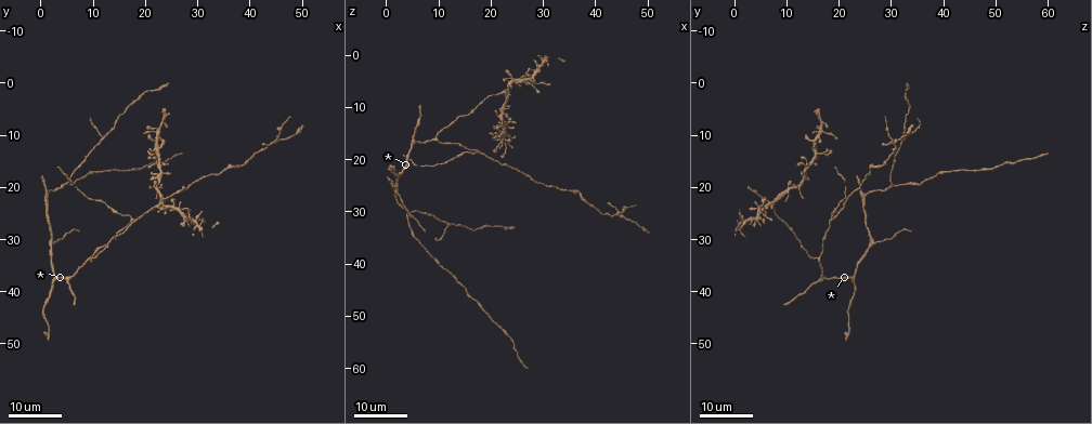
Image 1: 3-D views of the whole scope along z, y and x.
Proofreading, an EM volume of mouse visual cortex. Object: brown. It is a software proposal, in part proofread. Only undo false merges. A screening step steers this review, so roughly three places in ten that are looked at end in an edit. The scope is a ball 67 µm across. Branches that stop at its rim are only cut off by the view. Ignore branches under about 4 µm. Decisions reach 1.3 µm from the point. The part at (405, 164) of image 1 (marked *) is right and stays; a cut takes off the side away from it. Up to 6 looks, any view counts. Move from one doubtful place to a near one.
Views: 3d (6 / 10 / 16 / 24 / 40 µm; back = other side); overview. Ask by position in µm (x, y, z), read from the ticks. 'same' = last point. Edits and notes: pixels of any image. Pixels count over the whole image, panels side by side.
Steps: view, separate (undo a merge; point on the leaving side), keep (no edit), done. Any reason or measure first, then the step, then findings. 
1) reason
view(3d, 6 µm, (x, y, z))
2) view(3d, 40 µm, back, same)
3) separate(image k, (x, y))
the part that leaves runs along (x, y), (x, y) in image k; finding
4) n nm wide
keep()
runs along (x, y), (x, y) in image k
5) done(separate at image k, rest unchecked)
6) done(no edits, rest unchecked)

a fork
view(3d, 16 µm, (10.0, 34.0, 16.0))

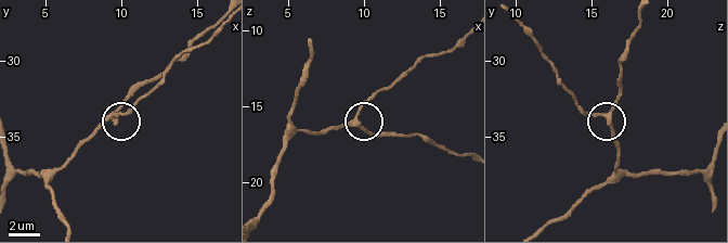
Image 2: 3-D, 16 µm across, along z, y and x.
view(3d, 6 µm, (9.4, 33.4, 16.2))

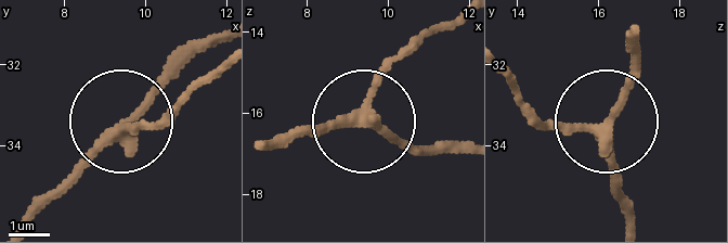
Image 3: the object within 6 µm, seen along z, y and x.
side arm 45 µm
keep()
runs along (18, 225), (115, 125), (178, 114) in image 3; one neuron here

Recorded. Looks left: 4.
view(3d, 24 µm, (3.0, 37.0, 22.5))

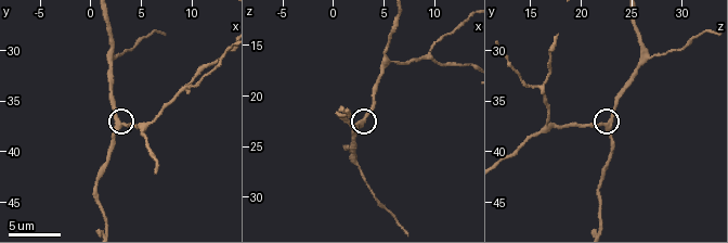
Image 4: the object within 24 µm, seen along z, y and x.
view(3d, 6 µm, (2.6, 37.2, 22.8))

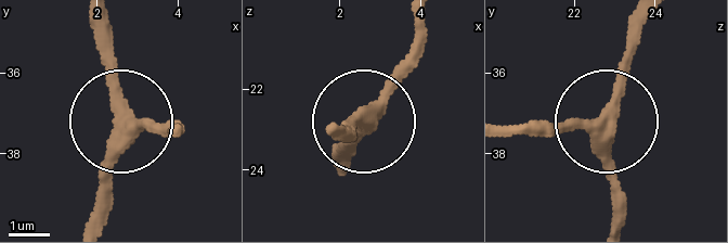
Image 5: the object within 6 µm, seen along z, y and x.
3 arms
keep()
runs along (166, 123), (128, 126), (107, 216) in image 5; all the same neuron

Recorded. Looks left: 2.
view(3d, 16 µm, (4.5, 19.5, 30.0))

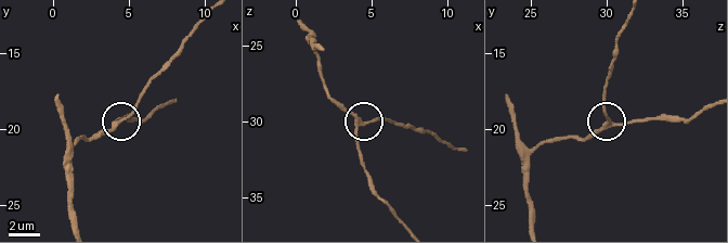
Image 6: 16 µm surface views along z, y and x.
view(3d, 10 µm, (4.2, 19.6, 30.2))

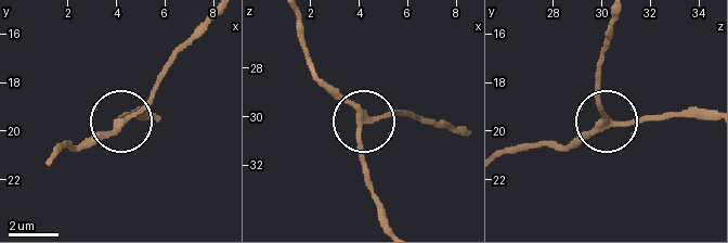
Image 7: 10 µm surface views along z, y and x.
3 arms
keep()
runs along (507, 154), (587, 139), (607, 118), (600, 79) in image 7; continuous, no second neuron

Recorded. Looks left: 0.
done(no edits, rest unchecked)

